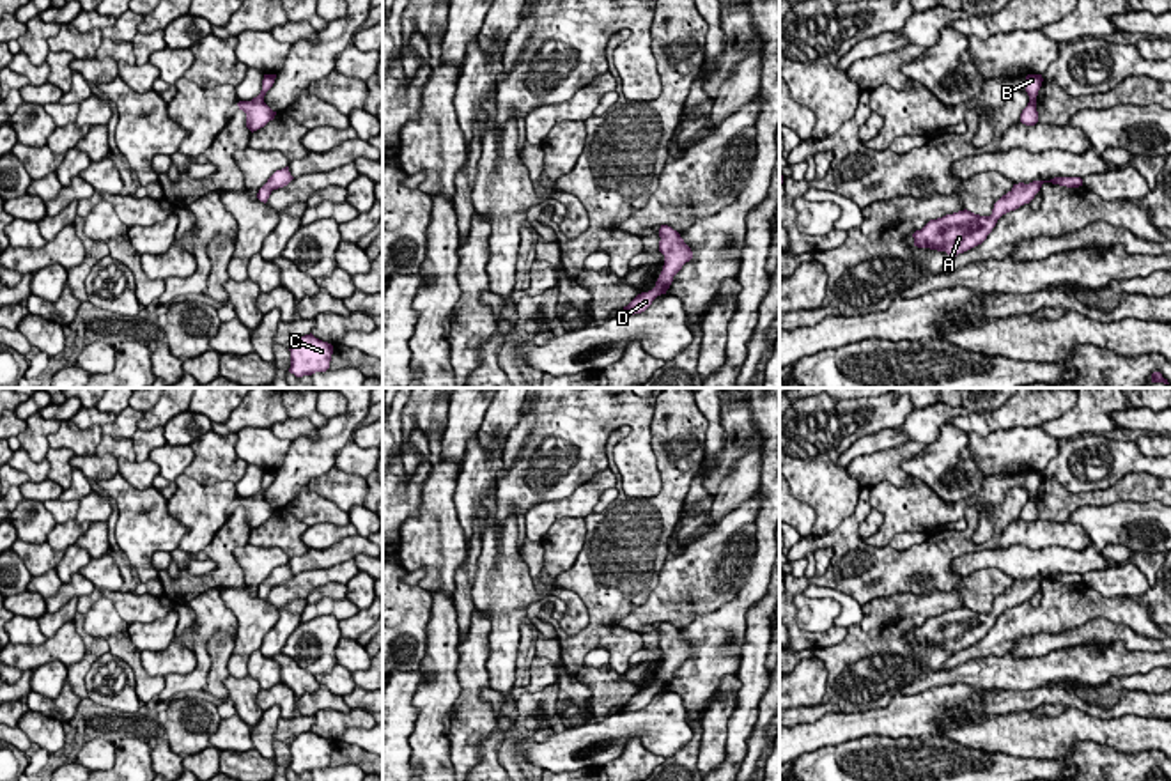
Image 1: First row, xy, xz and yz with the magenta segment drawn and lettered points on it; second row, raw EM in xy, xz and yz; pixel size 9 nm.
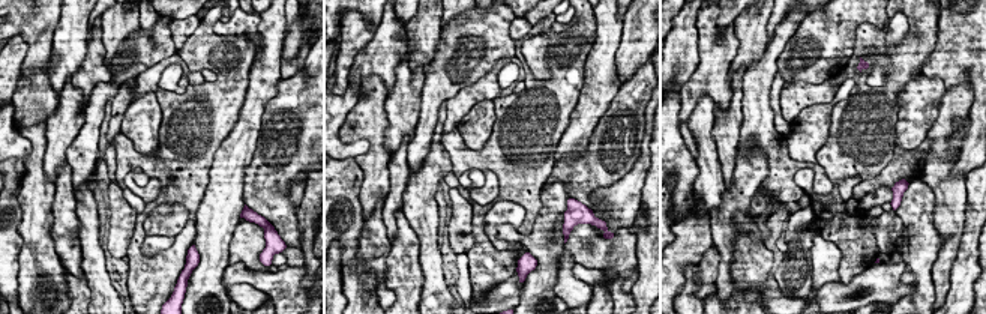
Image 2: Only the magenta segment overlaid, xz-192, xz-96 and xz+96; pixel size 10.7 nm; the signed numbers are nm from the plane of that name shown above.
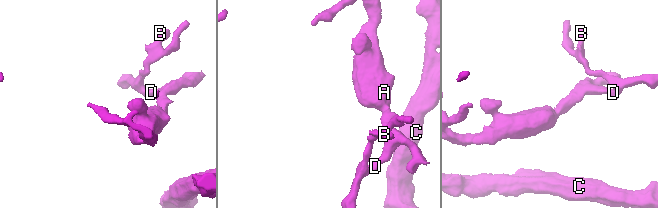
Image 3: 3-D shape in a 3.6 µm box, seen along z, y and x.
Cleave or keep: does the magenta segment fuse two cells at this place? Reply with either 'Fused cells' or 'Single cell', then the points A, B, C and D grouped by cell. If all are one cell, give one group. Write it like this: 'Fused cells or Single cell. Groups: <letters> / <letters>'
Single cell. Groups: A B C D

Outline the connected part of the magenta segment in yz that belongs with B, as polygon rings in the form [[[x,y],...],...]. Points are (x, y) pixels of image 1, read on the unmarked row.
[[[1042,471],[1026,473],[1026,489],[1029,492],[1029,499],[1020,510],[1020,519],[1026,522],[1035,522],[1038,519],[1036,492],[1042,483],[1042,478],[1043,478]]]

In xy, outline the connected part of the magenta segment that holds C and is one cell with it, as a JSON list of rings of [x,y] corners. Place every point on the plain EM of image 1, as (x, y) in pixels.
[[[312,730],[298,735],[291,747],[289,769],[296,774],[326,769],[330,765],[333,742],[315,735]]]

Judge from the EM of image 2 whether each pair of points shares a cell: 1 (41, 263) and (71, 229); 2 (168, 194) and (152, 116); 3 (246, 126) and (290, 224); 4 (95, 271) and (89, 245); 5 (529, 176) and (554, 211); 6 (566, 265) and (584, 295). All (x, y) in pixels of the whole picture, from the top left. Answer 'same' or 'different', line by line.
1: different
2: different
3: different
4: same
5: different
6: same

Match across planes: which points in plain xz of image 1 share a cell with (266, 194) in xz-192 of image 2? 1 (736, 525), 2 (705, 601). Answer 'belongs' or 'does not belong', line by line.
1: belongs
2: belongs

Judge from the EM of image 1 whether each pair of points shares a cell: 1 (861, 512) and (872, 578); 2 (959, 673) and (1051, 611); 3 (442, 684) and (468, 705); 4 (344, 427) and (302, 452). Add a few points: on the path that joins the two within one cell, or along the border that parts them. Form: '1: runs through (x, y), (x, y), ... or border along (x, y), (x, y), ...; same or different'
1: runs through (851, 528), (851, 556), (856, 562); same
2: border along (1008, 652), (971, 657), (950, 668), (941, 666); different
3: border along (457, 654), (459, 696), (452, 707), (447, 737); different
4: runs through (333, 436), (317, 452), (312, 452); same

